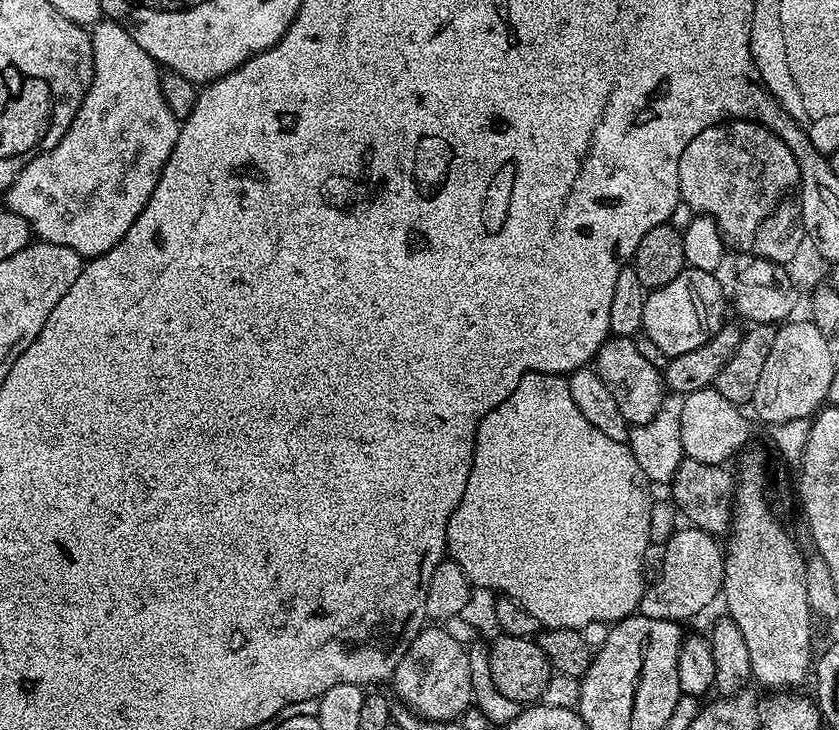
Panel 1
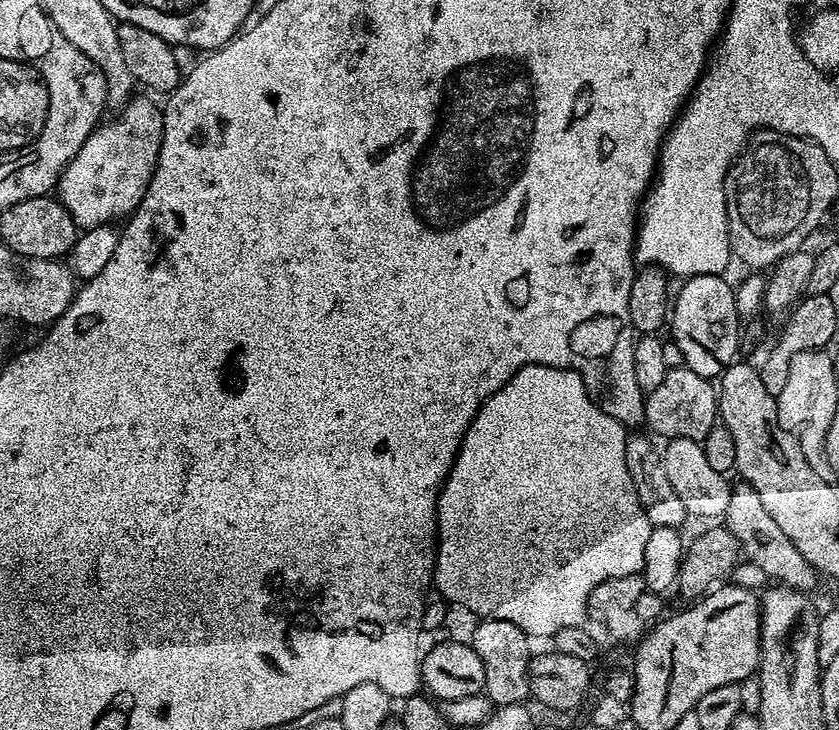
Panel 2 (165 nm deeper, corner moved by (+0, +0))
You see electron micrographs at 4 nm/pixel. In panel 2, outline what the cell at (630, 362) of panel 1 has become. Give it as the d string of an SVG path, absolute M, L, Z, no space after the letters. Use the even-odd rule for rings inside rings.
M686 367L669 368L662 382L643 397L644 424L668 440L703 441L718 420L718 392L713 381Z

